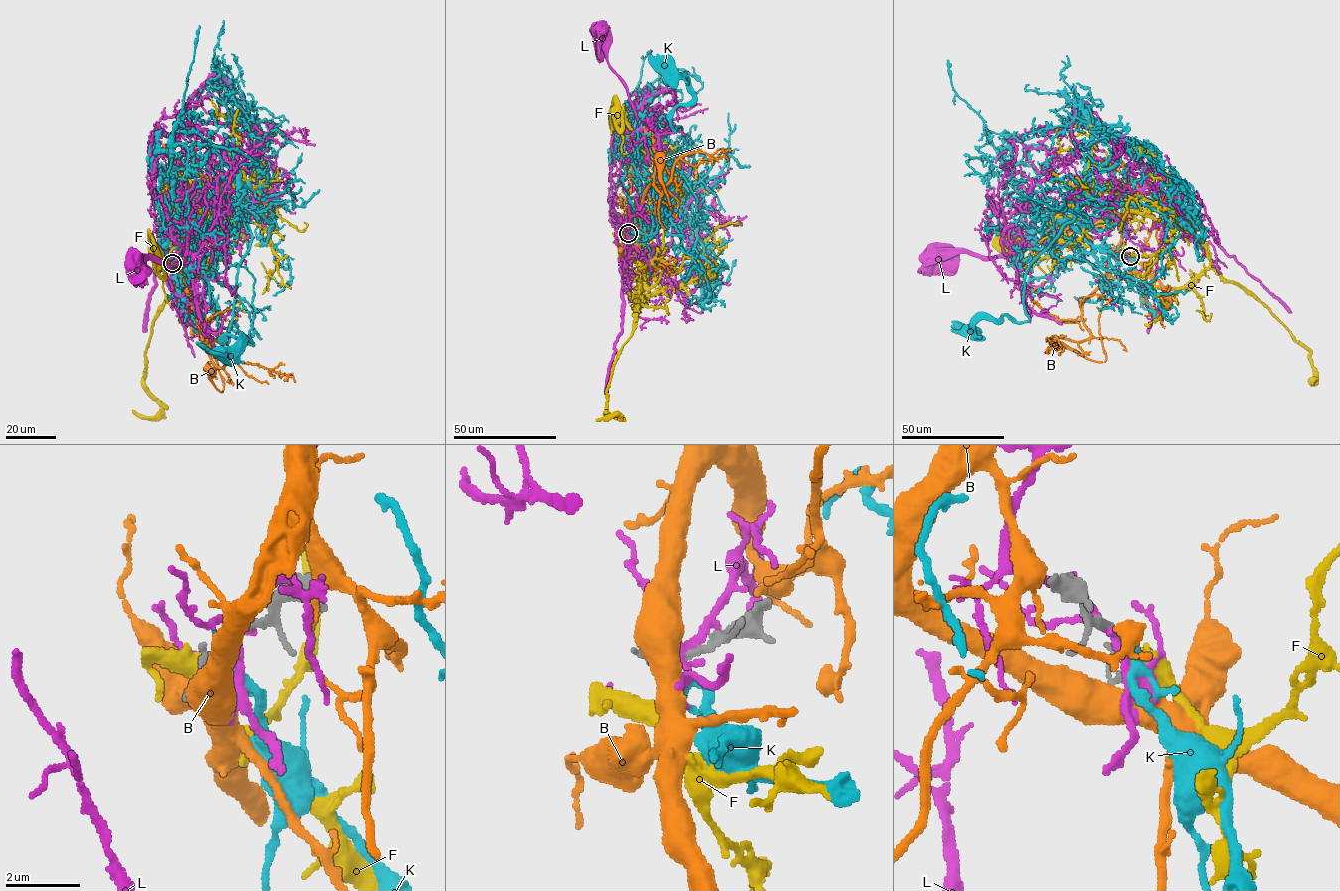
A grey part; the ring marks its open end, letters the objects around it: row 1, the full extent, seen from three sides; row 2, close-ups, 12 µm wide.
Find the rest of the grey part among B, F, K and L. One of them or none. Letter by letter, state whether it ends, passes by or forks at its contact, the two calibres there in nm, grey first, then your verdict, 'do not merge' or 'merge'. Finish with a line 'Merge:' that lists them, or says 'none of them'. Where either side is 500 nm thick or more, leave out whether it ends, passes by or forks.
B: 110 nm thick on the grey side, 550 nm on the other; do not merge
F: it passes by; 110 nm thick on the grey side, 400 nm on the other; merge
K: it passes by; 180 nm thick on the grey side, 170 nm on the other; do not merge
L: it forks there; 110 nm thick on the grey side, 280 nm on the other; do not merge
Merge: F

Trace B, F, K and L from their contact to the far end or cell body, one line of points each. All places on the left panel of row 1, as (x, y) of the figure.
B: (171, 265), (174, 260), (180, 277), (203, 303), (204, 336), (217, 362), (222, 392), (213, 384), (209, 372)
F: (172, 263), (185, 283), (187, 303), (180, 259), (199, 210), (182, 264), (172, 270), (156, 257)
K: (172, 262), (204, 295), (213, 225), (233, 215), (252, 234), (223, 343), (228, 335), (250, 338), (220, 354)
L: (172, 263), (177, 206), (185, 198), (195, 212), (184, 250), (196, 253), (213, 228), (217, 179), (262, 139)

